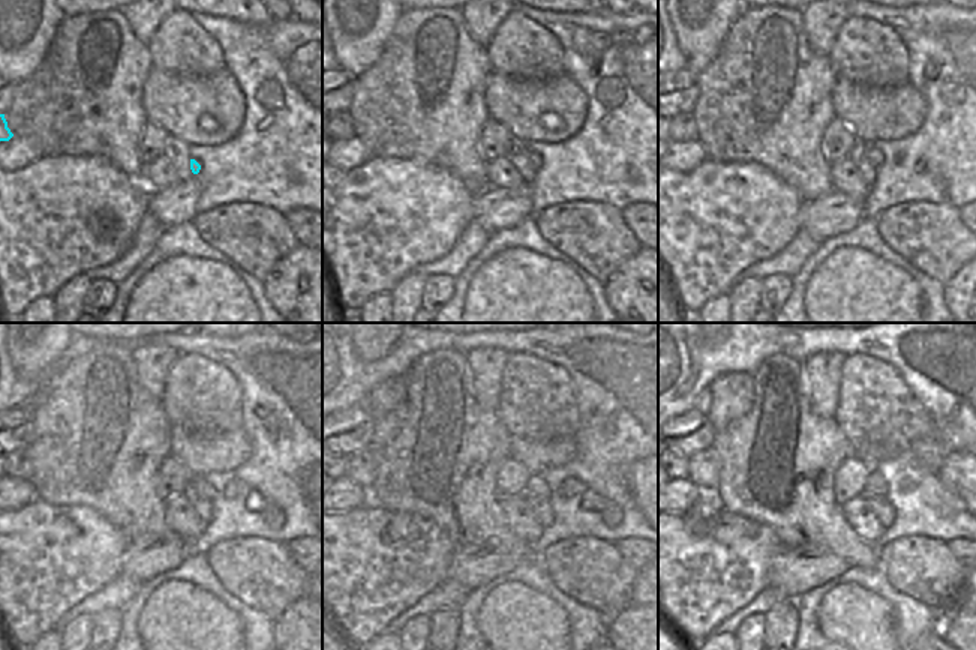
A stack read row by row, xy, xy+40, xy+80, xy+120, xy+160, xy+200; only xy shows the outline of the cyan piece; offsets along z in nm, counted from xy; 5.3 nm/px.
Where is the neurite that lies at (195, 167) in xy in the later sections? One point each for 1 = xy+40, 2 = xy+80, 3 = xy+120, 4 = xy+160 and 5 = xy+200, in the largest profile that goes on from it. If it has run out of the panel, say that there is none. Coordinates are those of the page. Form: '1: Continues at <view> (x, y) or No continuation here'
1: Continues at xy+40 (534, 159)
2: Continues at xy+80 (874, 156)
3: Continues at xy+120 (204, 490)
4: Continues at xy+160 (535, 485)
5: Continues at xy+200 (874, 487).

